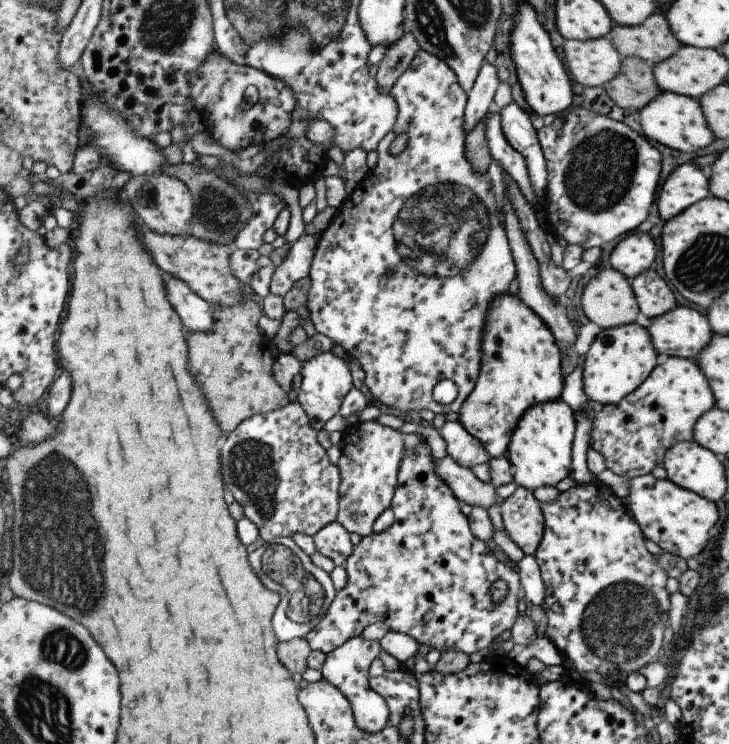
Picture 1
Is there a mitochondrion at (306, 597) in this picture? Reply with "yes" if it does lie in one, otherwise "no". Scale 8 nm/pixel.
yes

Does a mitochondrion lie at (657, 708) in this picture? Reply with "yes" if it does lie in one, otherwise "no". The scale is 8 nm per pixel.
no

